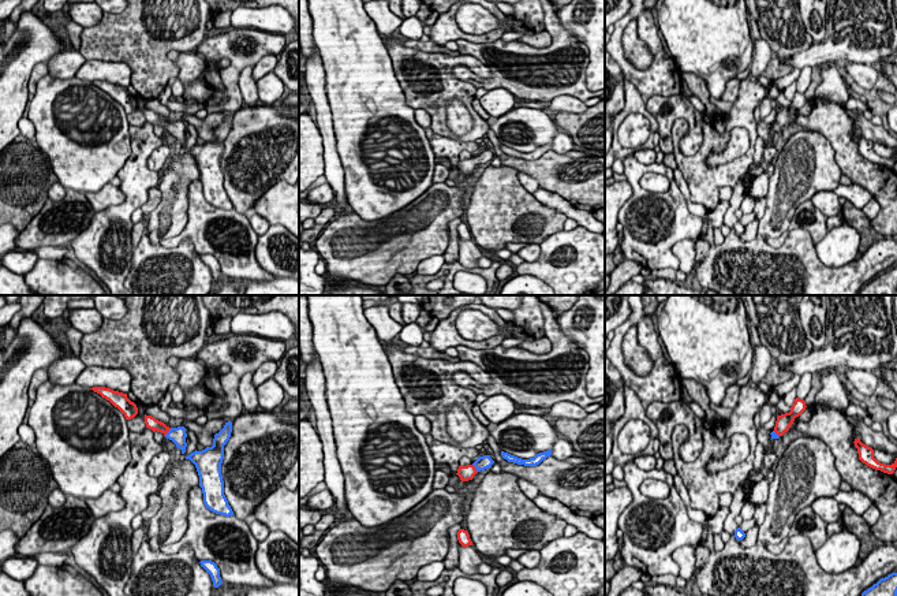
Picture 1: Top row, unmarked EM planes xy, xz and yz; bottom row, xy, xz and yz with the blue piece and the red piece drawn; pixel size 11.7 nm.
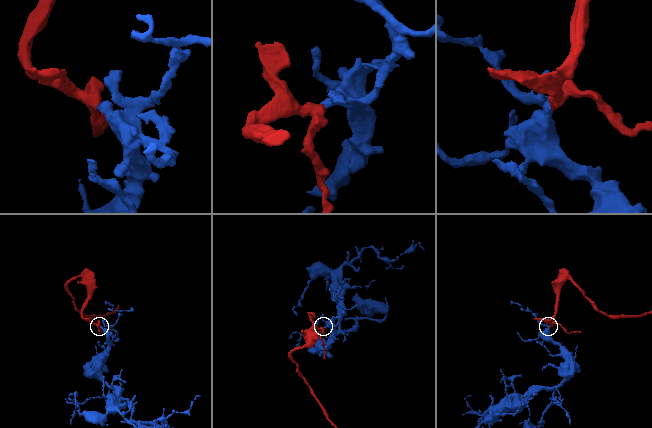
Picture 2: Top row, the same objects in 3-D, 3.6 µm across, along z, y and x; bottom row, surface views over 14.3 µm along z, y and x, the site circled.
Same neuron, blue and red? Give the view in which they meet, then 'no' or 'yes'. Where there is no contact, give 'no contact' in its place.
contact in xy; yes

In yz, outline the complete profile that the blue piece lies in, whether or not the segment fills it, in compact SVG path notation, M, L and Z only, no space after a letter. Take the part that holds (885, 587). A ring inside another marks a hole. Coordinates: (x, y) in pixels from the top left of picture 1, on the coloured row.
M897 573L881 578L877 584L864 591L862 596L897 596Z

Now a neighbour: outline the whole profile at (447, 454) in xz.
M433 440L430 451L436 461L436 470L441 470L442 466L446 465L453 473L457 473L459 461L463 457L471 458L474 461L479 458L479 450L475 447L464 448L438 440Z

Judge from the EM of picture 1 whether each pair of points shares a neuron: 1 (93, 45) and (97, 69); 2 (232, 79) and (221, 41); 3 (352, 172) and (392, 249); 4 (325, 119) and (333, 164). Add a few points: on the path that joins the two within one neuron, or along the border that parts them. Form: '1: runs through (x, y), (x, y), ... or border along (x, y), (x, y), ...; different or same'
1: border along (86, 59), (119, 60), (127, 66); different
2: runs through (234, 70), (234, 55), (230, 51); same
3: border along (406, 205), (373, 220), (363, 220), (354, 212); different
4: runs through (326, 130), (329, 153); same

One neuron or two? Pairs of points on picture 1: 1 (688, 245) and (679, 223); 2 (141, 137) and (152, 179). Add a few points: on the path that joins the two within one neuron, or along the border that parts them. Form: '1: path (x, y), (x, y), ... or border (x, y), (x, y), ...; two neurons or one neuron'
1: border (690, 238), (671, 249), (677, 268); two neurons
2: path (141, 148), (141, 168); one neuron

